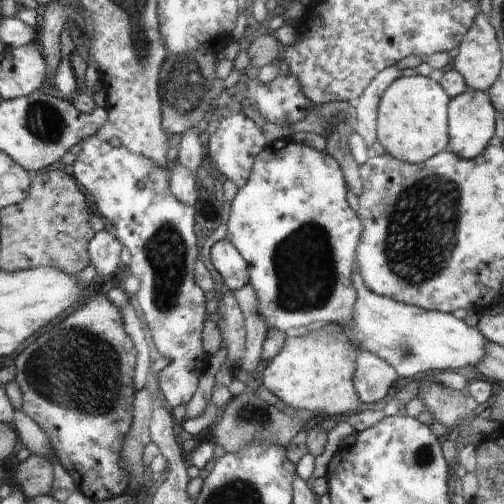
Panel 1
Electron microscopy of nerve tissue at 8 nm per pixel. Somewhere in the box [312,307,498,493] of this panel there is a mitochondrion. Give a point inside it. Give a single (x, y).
(423, 457)

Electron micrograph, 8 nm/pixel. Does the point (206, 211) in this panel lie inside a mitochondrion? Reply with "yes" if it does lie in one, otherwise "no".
yes

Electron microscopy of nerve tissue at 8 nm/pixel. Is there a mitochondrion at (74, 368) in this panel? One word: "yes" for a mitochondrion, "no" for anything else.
yes

